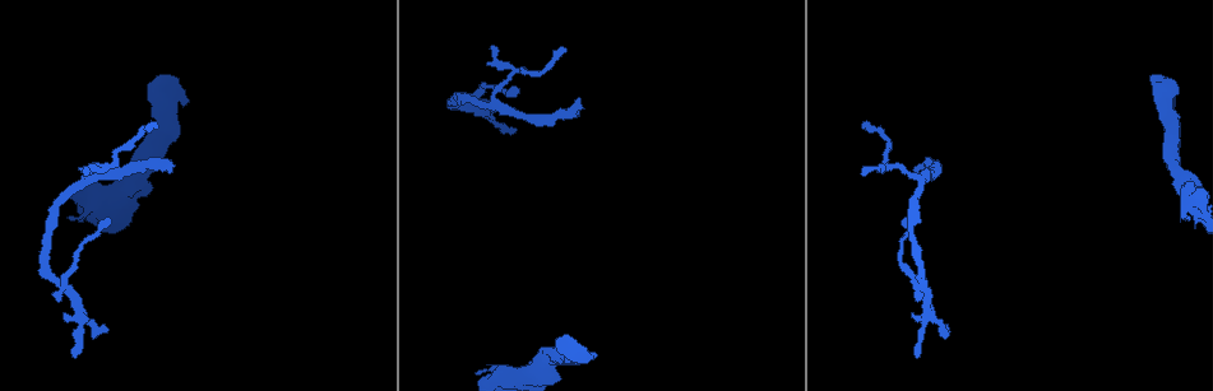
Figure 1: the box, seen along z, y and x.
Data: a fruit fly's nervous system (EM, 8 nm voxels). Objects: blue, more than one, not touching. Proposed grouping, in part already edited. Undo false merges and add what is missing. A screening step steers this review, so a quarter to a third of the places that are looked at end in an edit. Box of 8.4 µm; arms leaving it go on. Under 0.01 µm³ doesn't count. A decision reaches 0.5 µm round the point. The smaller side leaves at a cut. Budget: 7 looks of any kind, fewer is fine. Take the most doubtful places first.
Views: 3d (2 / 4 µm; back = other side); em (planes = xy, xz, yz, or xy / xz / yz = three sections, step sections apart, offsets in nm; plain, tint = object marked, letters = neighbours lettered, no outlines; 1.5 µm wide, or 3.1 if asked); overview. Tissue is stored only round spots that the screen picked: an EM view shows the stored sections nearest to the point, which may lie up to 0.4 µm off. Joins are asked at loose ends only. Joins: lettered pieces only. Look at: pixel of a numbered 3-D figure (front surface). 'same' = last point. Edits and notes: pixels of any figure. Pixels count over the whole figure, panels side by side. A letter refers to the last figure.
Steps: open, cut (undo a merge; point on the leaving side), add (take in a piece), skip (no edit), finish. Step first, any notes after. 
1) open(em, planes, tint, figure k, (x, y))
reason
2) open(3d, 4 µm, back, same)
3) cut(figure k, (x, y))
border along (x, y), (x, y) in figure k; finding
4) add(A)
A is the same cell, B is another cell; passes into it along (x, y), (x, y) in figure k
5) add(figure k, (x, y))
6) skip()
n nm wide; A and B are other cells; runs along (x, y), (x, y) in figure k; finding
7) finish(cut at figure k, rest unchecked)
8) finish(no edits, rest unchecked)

open(em, planes, tint, figure 1, (948, 323))
branch stops here

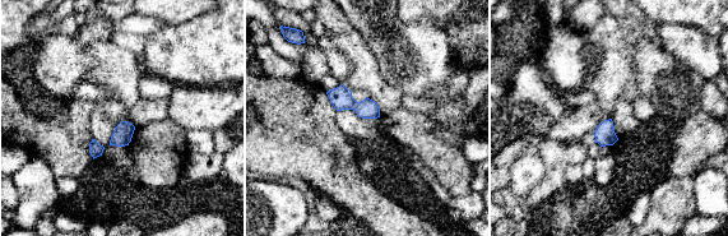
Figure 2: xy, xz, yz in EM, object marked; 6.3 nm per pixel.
open(em, planes, letters, same)
see the neighbours

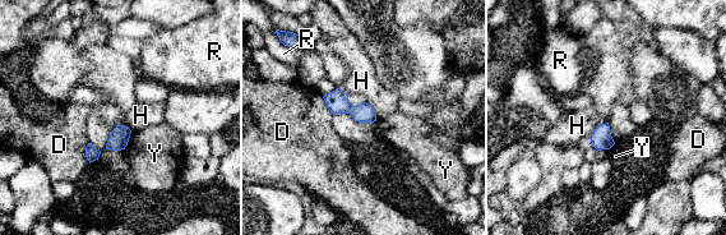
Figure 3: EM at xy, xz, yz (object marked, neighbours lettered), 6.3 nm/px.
skip()
D, H, R and Y are other cells; no lettered piece goes on from it

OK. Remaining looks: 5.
open(3d, 4 µm, figure 1, (70, 217))

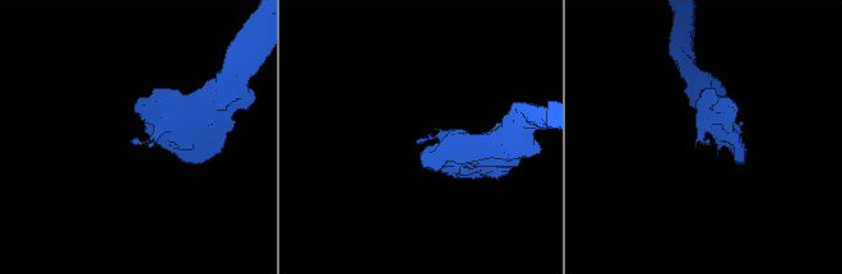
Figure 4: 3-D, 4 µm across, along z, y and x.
open(em, planes, letters, figure 4, (709, 144))

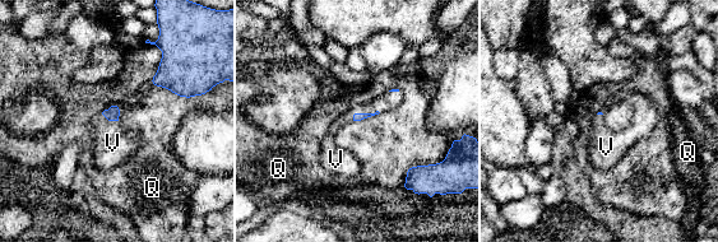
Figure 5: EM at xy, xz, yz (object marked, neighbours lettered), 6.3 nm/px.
add(V)
Q touches over 260 nm; V is the same cell, Q is another cell; passes into it along (357, 116), (364, 113), (388, 101) in figure 5; it goes on there

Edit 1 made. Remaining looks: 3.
open(overview)

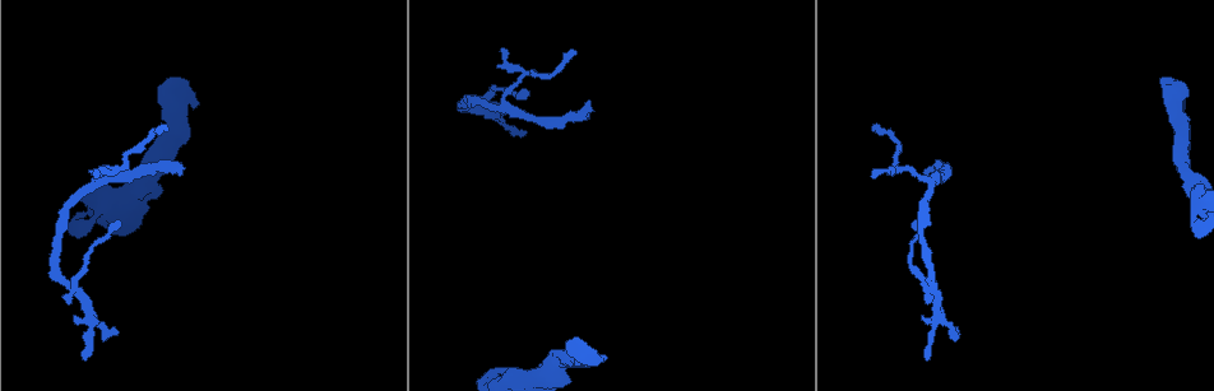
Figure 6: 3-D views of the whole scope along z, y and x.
open(3d, 4 µm, figure 6, (501, 49))
thin end

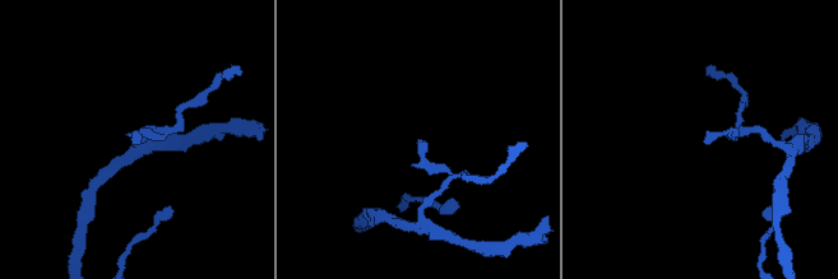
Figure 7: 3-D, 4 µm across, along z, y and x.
open(em, xz, step 8, letters, figure 7, (418, 140))

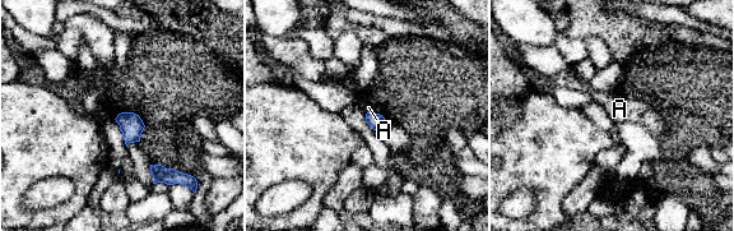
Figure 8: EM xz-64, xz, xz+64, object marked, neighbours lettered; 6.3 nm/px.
skip()
90 nm wide; A is another cell; border along (366, 112), (379, 112), (385, 118) in figure 8; none of them fits

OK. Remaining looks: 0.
finish(add at figure 5, rest unchecked)

